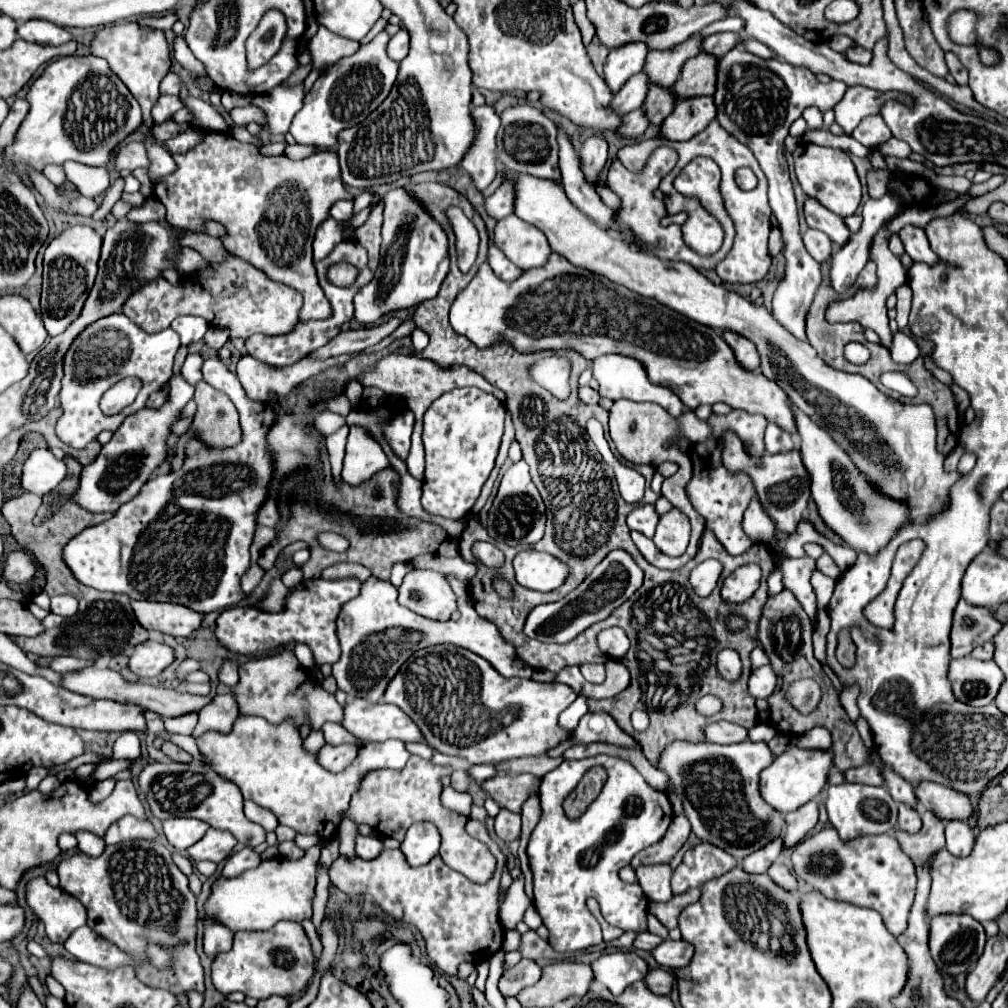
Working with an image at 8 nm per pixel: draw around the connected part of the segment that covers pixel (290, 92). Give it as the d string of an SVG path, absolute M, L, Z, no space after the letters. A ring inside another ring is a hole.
M302 84L288 88L288 86L276 86L270 90L270 94L260 94L252 98L252 104L260 108L266 114L266 124L264 128L276 136L276 134L286 134L294 114L302 108Z

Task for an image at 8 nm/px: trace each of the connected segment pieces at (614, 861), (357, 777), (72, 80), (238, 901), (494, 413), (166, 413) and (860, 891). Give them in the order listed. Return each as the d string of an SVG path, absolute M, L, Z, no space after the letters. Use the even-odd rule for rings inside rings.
M604 754L586 758L586 760L564 760L558 768L554 768L552 772L548 772L542 778L538 796L540 796L540 806L542 806L542 818L530 836L528 858L530 858L530 868L534 874L534 906L550 930L550 938L548 938L550 946L558 952L574 952L574 950L584 950L588 946L600 944L600 940L602 940L600 924L596 922L596 918L592 916L592 912L586 906L586 900L590 896L598 900L602 916L606 918L608 924L618 926L624 932L648 932L648 922L646 922L648 898L638 884L622 882L618 878L618 870L628 866L630 860L640 850L648 848L650 844L658 842L664 836L664 832L668 830L672 816L674 816L668 796L664 792L654 790L630 762L612 758L612 756L604 756ZM594 766L606 768L606 774L608 774L606 784L604 784L600 796L596 798L596 802L592 802L578 820L570 820L570 818L566 818L566 814L562 810L562 802L578 786L584 772L588 772Z
M238 716L230 734L206 732L196 738L196 746L216 774L238 784L244 800L272 810L280 824L300 834L320 836L320 848L336 836L340 816L346 812L350 796L358 790L364 774L378 768L402 770L410 758L410 752L400 740L368 742L360 748L356 762L346 772L332 774L316 762L316 754L302 748L302 738L292 720L282 722L282 726L270 726L260 716Z
M62 56L54 60L44 72L32 82L26 100L30 104L28 116L24 118L14 142L4 148L4 160L14 166L12 172L24 186L34 188L28 168L42 172L46 164L64 164L68 160L88 166L108 166L114 148L126 140L132 132L142 126L142 112L136 98L124 86L124 82L108 68L104 58L96 56ZM74 92L86 96L86 108L76 114L72 96ZM94 112L94 124L90 114Z
M312 846L298 860L288 860L282 856L262 860L254 870L246 870L238 878L222 878L212 886L212 894L204 902L204 922L216 920L232 932L250 930L262 932L270 930L276 922L294 920L302 922L312 918L312 898L316 886L316 866L320 858L320 848Z
M456 388L436 399L424 414L426 471L422 506L428 514L462 520L488 480L504 434L504 404L478 388Z
M182 376L170 378L170 402L158 410L140 410L126 418L126 422L114 432L112 440L102 446L98 458L82 468L80 484L72 496L74 504L82 510L92 512L116 512L124 502L130 502L150 478L152 470L166 458L166 438L170 436L170 426L178 420L182 406L186 406L194 396L194 386Z
M828 826L812 836L806 836L794 846L792 868L798 878L822 892L826 898L872 908L882 916L886 928L894 936L904 932L916 892L916 870L910 858L902 854L902 848L894 836L878 834L842 842L838 832Z

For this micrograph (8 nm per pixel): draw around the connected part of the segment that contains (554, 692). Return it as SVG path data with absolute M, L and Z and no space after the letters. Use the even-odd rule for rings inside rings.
M438 644L412 654L384 692L384 702L402 708L416 722L428 746L448 756L466 758L472 766L540 756L554 748L570 736L558 728L558 716L572 700L574 690L566 684L504 678L478 654L452 644ZM508 712L512 712L510 726L504 724Z

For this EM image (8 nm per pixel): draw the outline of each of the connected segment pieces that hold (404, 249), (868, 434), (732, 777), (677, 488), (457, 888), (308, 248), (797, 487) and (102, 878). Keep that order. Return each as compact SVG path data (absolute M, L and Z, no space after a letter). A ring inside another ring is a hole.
M394 188L382 194L380 200L384 202L380 266L376 268L372 282L362 286L354 296L354 320L358 324L374 324L394 310L416 308L424 300L434 298L450 264L446 232L428 216L420 202L404 188Z
M498 162L498 170L504 174L504 182L510 182L514 188L514 214L518 218L522 218L524 222L536 226L538 230L542 230L552 246L554 252L562 254L564 258L568 258L572 264L582 266L594 274L606 276L616 284L626 286L628 290L642 294L646 298L654 298L660 304L676 310L678 314L700 322L704 326L710 328L720 328L720 330L732 330L736 334L742 334L744 338L752 340L758 348L758 354L762 358L762 374L774 382L778 382L778 386L782 386L782 390L788 394L788 398L810 418L814 418L814 422L818 422L818 426L822 426L826 432L830 432L830 436L844 448L844 452L850 454L850 458L854 460L854 464L858 466L858 470L868 476L878 490L882 490L884 494L898 498L898 500L906 500L912 508L910 512L910 522L924 522L928 516L940 512L946 508L948 502L948 490L950 486L960 478L958 472L944 472L944 456L938 454L936 450L936 424L934 424L934 414L932 408L928 404L900 404L888 396L884 396L870 380L866 380L860 374L848 374L848 372L840 372L830 368L828 364L824 364L814 348L808 342L802 342L798 338L794 338L786 328L780 326L780 322L774 320L774 316L764 308L764 306L756 306L750 300L742 298L740 294L726 290L724 286L716 286L712 284L706 276L702 276L694 266L686 264L686 262L672 262L672 260L660 260L654 254L642 254L636 248L630 248L626 242L622 242L618 236L610 236L606 230L602 230L596 222L590 222L590 218L586 218L564 194L562 186L554 180L540 180L536 176L528 176L528 174L518 174L508 170L506 166L502 166Z
M674 740L670 742L670 746L666 746L666 750L660 754L656 768L662 770L668 780L672 782L676 796L682 800L684 810L686 810L686 818L692 824L692 832L710 844L720 846L722 850L726 850L728 854L732 854L738 862L742 862L748 854L756 852L760 846L764 846L766 842L770 842L774 836L784 832L784 818L778 810L774 810L772 806L766 806L766 802L762 800L760 792L758 792L758 778L760 772L770 766L774 760L770 748L766 742L752 742L752 740L744 740L744 742L736 742L736 744L712 744L712 742L682 742L682 740Z
M616 400L614 406L610 408L610 438L612 442L616 444L616 450L618 454L632 462L632 464L648 464L648 466L658 466L662 462L676 462L679 466L678 471L674 476L664 478L661 487L661 494L669 500L673 507L676 507L690 518L690 524L692 524L692 534L690 534L690 544L688 544L688 550L684 552L684 556L680 558L670 558L666 554L660 554L654 546L654 542L638 532L632 532L632 540L636 544L636 548L642 552L642 556L656 568L662 568L662 570L678 570L682 568L688 560L694 558L696 550L698 550L700 538L702 537L705 520L692 508L692 504L688 502L688 496L686 496L686 484L690 482L692 478L692 464L689 456L683 453L678 448L678 440L681 437L686 438L691 442L705 441L710 437L712 429L709 424L704 420L700 420L694 414L694 412L685 412L680 418L674 418L670 416L662 406L658 404L650 404L650 402L632 402L632 400ZM666 442L670 442L670 448L664 448Z
M468 820L468 834L484 842L496 858L496 870L486 884L466 880L464 874L450 870L440 856L432 858L420 868L412 868L400 850L382 850L382 854L374 860L346 860L344 856L340 856L330 868L330 880L352 902L360 902L360 898L370 896L372 904L376 904L386 916L392 916L396 922L418 928L426 942L426 952L430 960L442 972L454 976L458 964L478 964L482 960L488 960L496 950L502 948L498 900L504 854L498 844L488 836L486 826L478 820Z
M206 132L204 142L188 150L186 154L174 154L178 170L158 184L154 184L154 196L166 206L166 222L174 228L204 232L208 220L216 220L226 228L222 246L234 254L266 272L270 280L282 282L304 296L300 310L302 320L318 320L330 316L330 304L322 294L322 288L316 278L312 262L312 240L316 228L328 218L328 210L336 200L354 200L354 196L342 186L338 158L332 150L320 150L304 160L290 160L284 154L280 156L262 156L254 144L240 142L230 134Z
M732 432L724 436L724 450L722 450L722 462L728 470L742 470L754 480L754 488L758 494L758 500L764 508L764 512L772 518L776 530L784 536L790 536L796 532L798 522L804 518L804 510L810 498L810 476L806 474L806 468L802 466L802 456L798 450L782 452L782 454L766 454L762 458L750 458L742 450L742 442Z
M134 840L134 842L116 844L116 846L106 846L106 850L100 858L90 858L82 852L76 852L74 856L60 862L58 876L60 876L60 888L84 904L84 908L88 912L88 926L94 932L98 932L102 938L114 942L124 952L138 954L138 958L142 958L148 942L176 948L176 960L174 960L174 966L170 970L156 970L150 964L148 966L142 964L138 968L138 978L142 982L146 982L148 986L162 986L164 990L170 990L176 996L190 992L190 990L204 992L204 970L202 970L200 958L198 958L196 948L194 948L196 916L198 916L196 914L196 896L190 892L188 878L172 862L172 854L166 846L162 846L160 842ZM120 906L132 906L132 908L142 910L142 922L140 922L140 916L132 918L132 916L124 914L124 910Z

